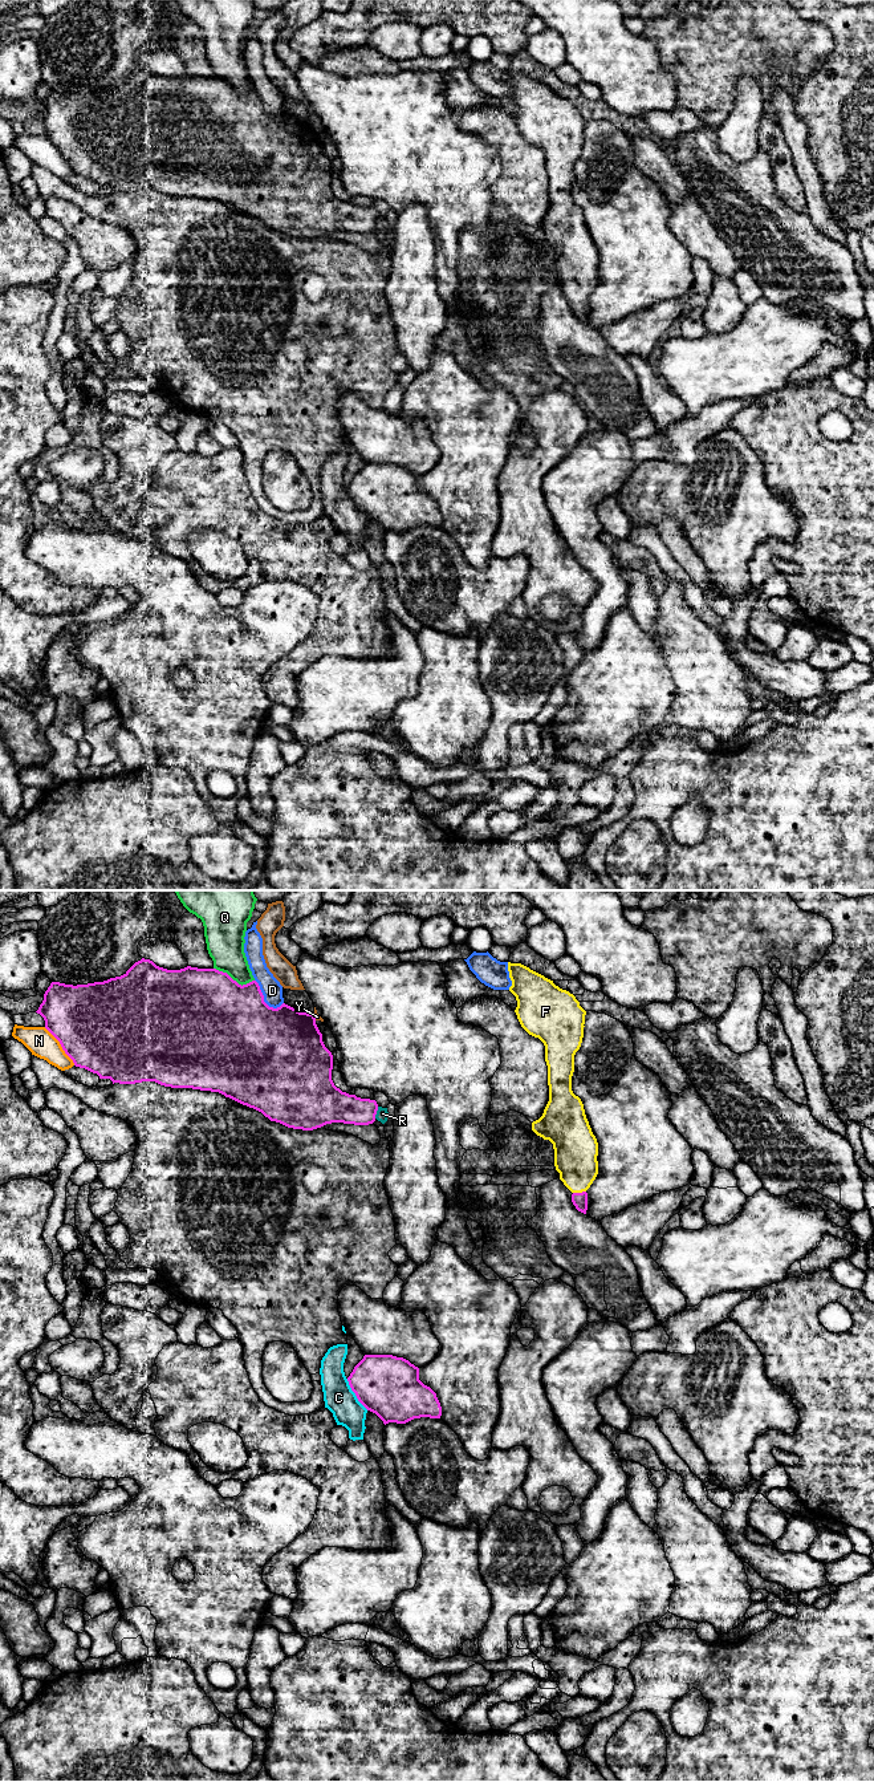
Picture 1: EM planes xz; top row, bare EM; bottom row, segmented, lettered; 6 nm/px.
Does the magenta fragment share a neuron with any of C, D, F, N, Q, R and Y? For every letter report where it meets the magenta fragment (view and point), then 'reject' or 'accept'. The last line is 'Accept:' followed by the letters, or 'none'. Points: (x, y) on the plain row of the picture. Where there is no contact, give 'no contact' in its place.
C: xz (356, 503) | reject
D: xz (263, 108) | reject
F: xz (578, 301) | accept
N: xz (61, 154) | reject
Q: xz (232, 88) | reject
R: xz (375, 220) | reject
Y: xz (313, 125) | reject
Accept: F

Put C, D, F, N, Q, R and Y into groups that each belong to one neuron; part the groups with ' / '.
C R / D / F / N / Q / Y

